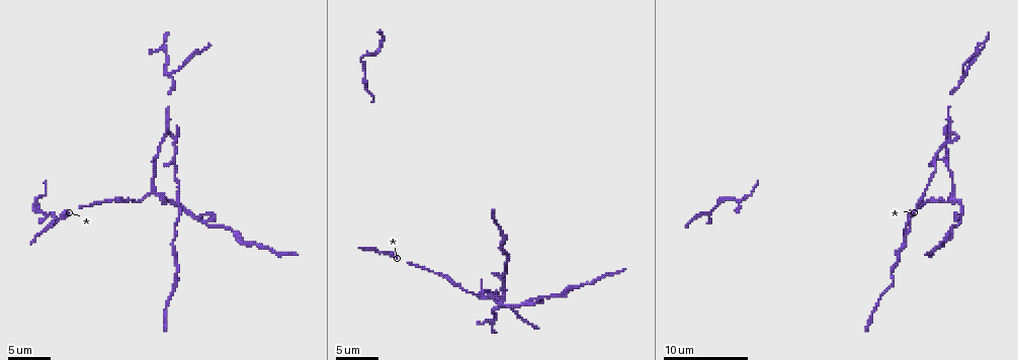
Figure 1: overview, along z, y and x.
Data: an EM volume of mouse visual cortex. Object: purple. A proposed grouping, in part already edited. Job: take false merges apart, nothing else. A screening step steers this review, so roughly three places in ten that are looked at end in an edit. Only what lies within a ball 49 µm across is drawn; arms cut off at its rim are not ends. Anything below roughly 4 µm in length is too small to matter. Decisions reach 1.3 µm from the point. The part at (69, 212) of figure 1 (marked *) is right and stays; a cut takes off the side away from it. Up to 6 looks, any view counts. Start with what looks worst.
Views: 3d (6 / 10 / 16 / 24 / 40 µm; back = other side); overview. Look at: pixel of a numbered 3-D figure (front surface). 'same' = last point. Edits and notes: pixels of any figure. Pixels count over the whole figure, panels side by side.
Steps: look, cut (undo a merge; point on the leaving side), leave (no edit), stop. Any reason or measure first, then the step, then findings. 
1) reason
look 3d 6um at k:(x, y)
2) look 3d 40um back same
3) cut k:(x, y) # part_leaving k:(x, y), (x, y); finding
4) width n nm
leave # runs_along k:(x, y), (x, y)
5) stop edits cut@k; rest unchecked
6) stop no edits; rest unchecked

arms part here
look 3d 10um at 1:(952, 132)

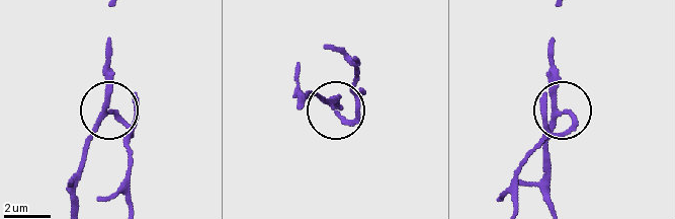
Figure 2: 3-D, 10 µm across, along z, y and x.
look 3d 6um at 2:(334, 108)

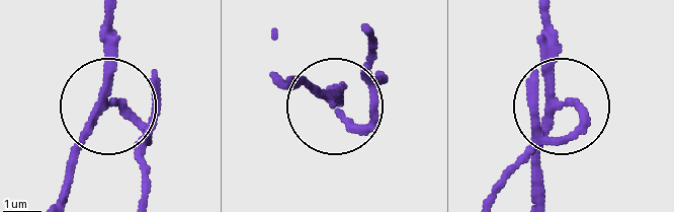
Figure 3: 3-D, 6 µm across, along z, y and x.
width 200 nm
cut 3:(144, 142) # part_leaving 3:(557, 106), (573, 110), (573, 126), (493, 203); a second cell is stuck on

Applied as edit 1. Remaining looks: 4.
look 3d 10um at 1:(170, 72)

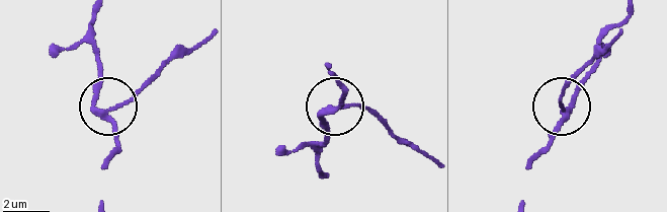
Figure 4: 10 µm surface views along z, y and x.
closer look
look 3d 6um at 4:(334, 107)

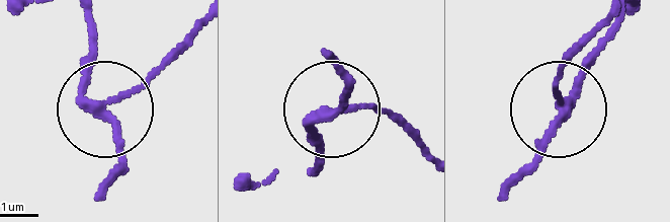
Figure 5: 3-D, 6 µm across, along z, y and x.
arms 3
cut 5:(143, 87) # part_leaving 5:(100, 108), (155, 80), (194, 42); two cells meet here

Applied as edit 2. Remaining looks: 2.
stop edits cut@3, cut@5; rest unchecked

